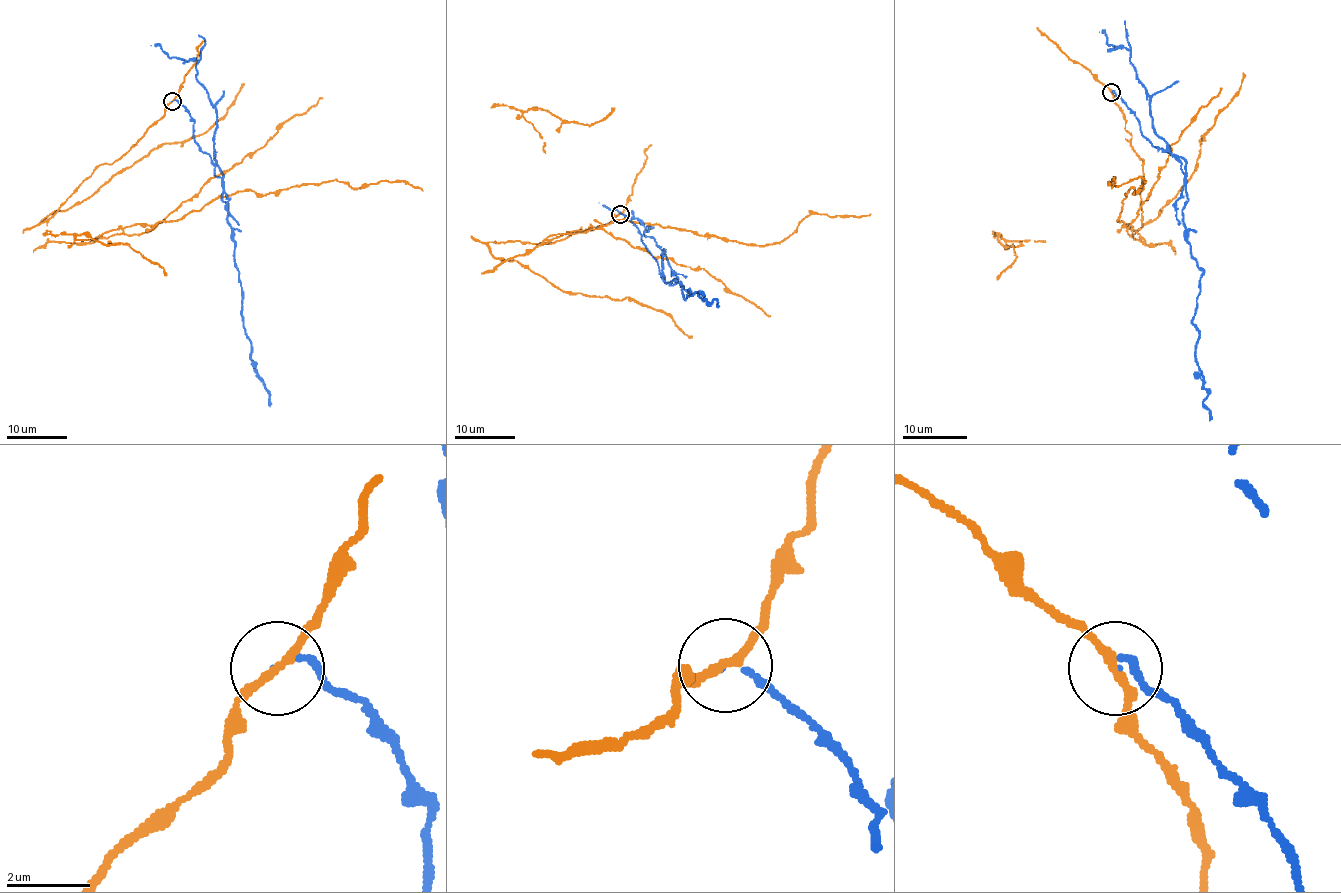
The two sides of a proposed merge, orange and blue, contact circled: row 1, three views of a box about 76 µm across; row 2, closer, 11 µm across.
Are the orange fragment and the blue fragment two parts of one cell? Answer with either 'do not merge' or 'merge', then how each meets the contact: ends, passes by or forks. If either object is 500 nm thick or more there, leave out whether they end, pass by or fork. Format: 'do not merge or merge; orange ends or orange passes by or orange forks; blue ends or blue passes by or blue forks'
do not merge; orange passes by; blue ends

